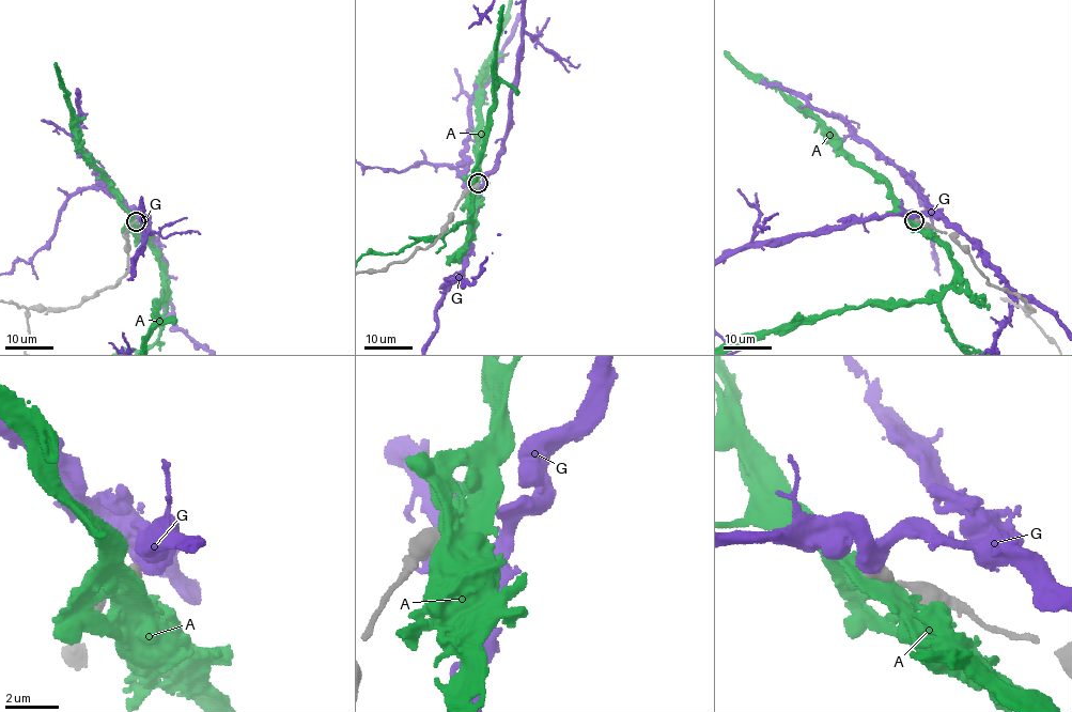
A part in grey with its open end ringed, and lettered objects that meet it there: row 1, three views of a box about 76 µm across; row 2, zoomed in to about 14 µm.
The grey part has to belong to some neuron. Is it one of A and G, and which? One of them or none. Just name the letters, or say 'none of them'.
none of them

